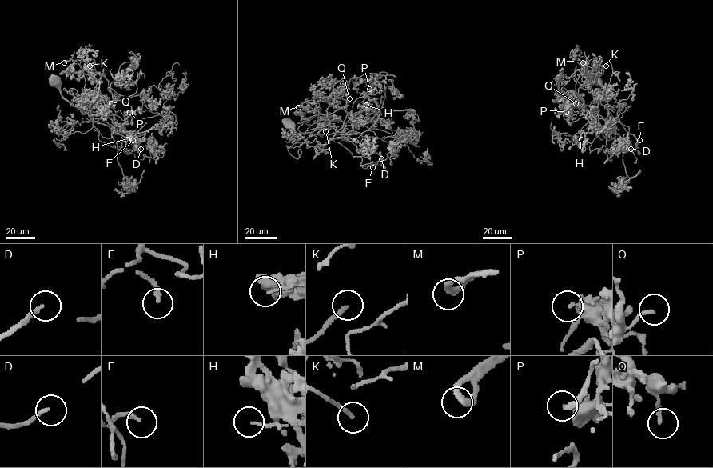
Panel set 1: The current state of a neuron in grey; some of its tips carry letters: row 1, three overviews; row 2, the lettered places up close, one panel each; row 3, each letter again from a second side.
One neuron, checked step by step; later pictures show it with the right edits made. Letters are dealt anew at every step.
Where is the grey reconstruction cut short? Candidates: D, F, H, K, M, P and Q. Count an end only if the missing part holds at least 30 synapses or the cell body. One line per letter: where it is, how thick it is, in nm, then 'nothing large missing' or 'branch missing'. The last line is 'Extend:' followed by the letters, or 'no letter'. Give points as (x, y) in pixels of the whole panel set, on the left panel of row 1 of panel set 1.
D: place (141, 149); calibre 170 nm; nothing large missing
F: place (133, 140); calibre 170 nm; nothing large missing
H: place (127, 139); calibre 120 nm; nothing large missing
K: place (89, 66); calibre 190 nm; nothing large missing
M: place (64, 62); calibre 320 nm; nothing large missing
P: place (129, 112); calibre 380 nm; nothing large missing
Q: place (111, 103); calibre 190 nm; nothing large missing
Extend: no letter

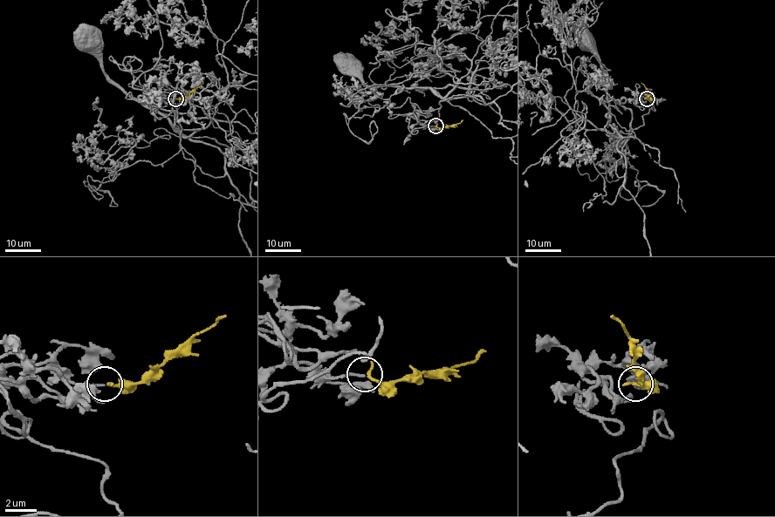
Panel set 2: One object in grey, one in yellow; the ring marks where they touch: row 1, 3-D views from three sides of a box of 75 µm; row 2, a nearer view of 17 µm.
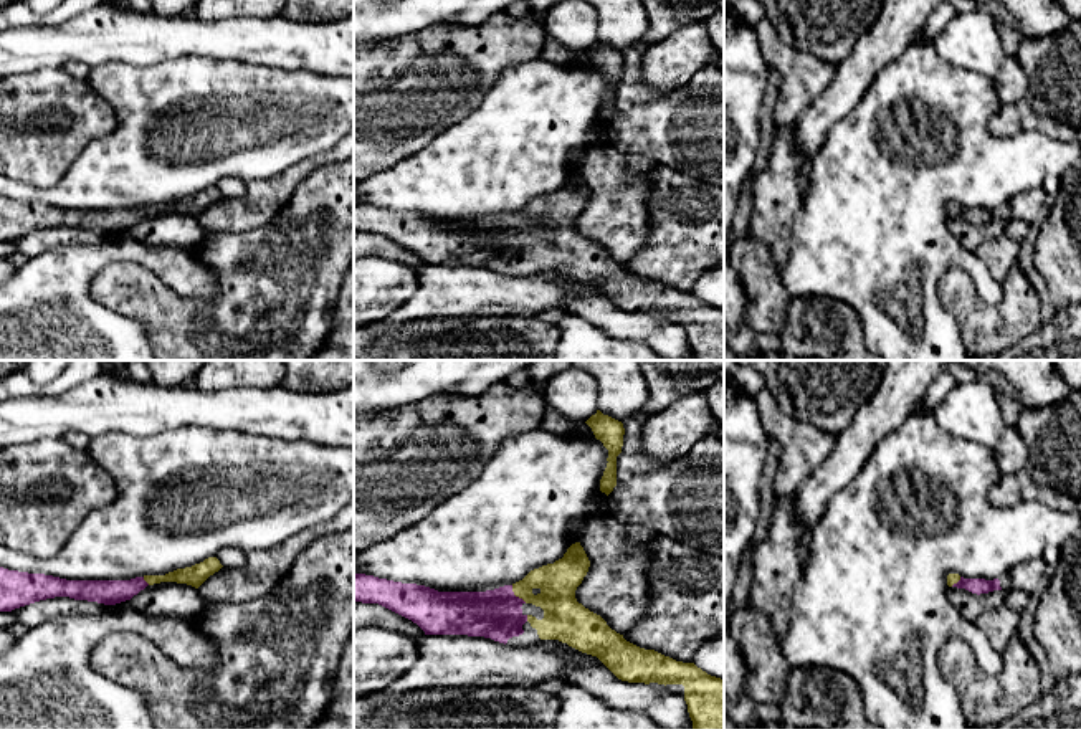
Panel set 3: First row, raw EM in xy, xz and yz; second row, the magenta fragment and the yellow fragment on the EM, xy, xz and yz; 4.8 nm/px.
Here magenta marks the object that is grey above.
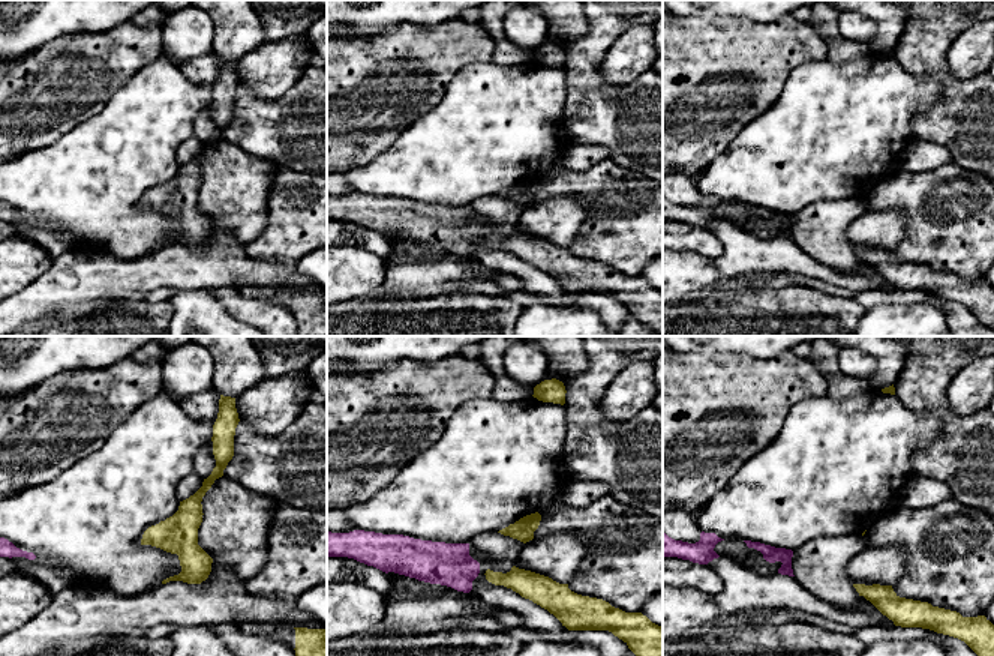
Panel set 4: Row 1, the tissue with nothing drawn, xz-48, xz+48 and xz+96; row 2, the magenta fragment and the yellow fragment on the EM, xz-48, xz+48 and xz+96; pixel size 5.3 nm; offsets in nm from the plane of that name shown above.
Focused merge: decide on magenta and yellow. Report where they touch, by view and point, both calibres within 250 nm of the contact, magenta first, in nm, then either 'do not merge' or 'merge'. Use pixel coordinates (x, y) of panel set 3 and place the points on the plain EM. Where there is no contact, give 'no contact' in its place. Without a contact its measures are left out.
meets magenta in xz at (514, 225); 240 nm thick on the magenta side, 190 nm on the other; merge

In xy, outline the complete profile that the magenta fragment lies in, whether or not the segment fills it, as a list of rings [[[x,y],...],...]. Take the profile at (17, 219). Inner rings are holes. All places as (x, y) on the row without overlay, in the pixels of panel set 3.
[[[208,187],[192,197],[177,198],[165,205],[144,205],[131,210],[66,210],[45,203],[28,203],[0,197],[0,241],[55,226],[116,235],[131,230],[147,215],[160,212],[187,213],[198,218],[223,195],[217,187]]]

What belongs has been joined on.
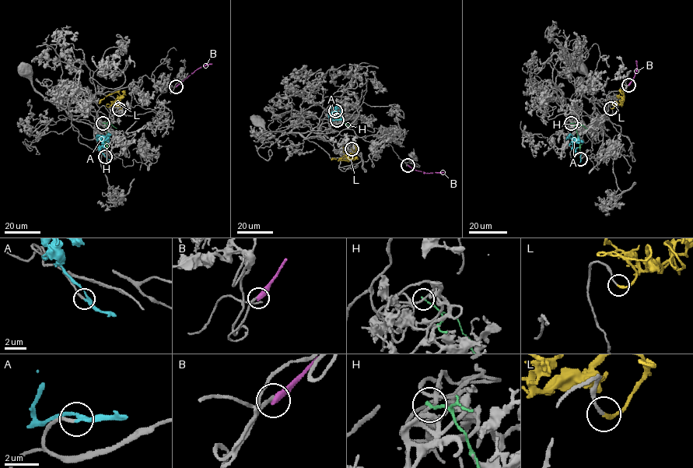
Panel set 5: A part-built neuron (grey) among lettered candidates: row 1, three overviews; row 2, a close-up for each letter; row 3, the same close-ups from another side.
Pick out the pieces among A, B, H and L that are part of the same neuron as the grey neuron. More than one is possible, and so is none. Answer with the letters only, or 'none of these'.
A, L

